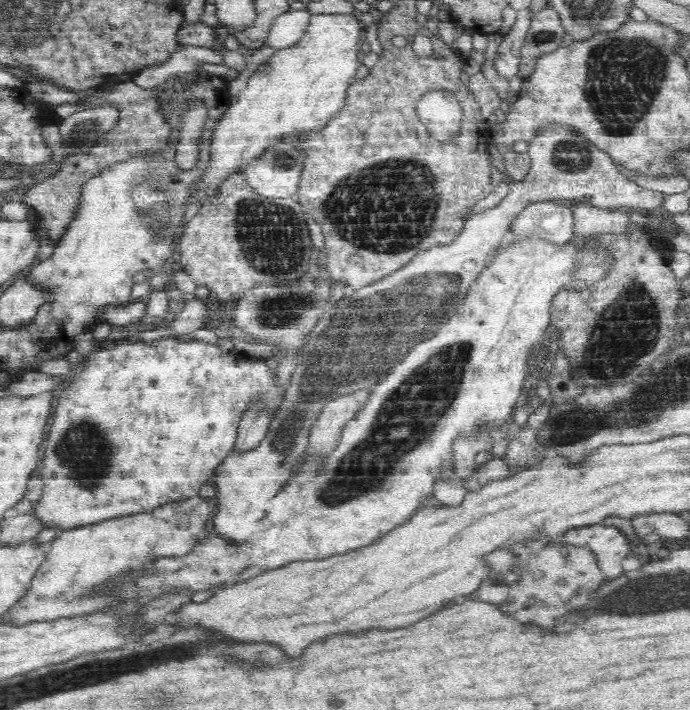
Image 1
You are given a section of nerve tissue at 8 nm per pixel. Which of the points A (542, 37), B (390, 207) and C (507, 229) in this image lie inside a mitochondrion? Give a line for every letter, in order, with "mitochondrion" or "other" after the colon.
A: mitochondrion
B: mitochondrion
C: other

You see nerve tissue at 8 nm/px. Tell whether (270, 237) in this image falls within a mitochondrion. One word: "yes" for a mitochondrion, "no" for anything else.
yes

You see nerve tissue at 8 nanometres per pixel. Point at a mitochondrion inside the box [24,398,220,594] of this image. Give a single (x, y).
(83, 451)

